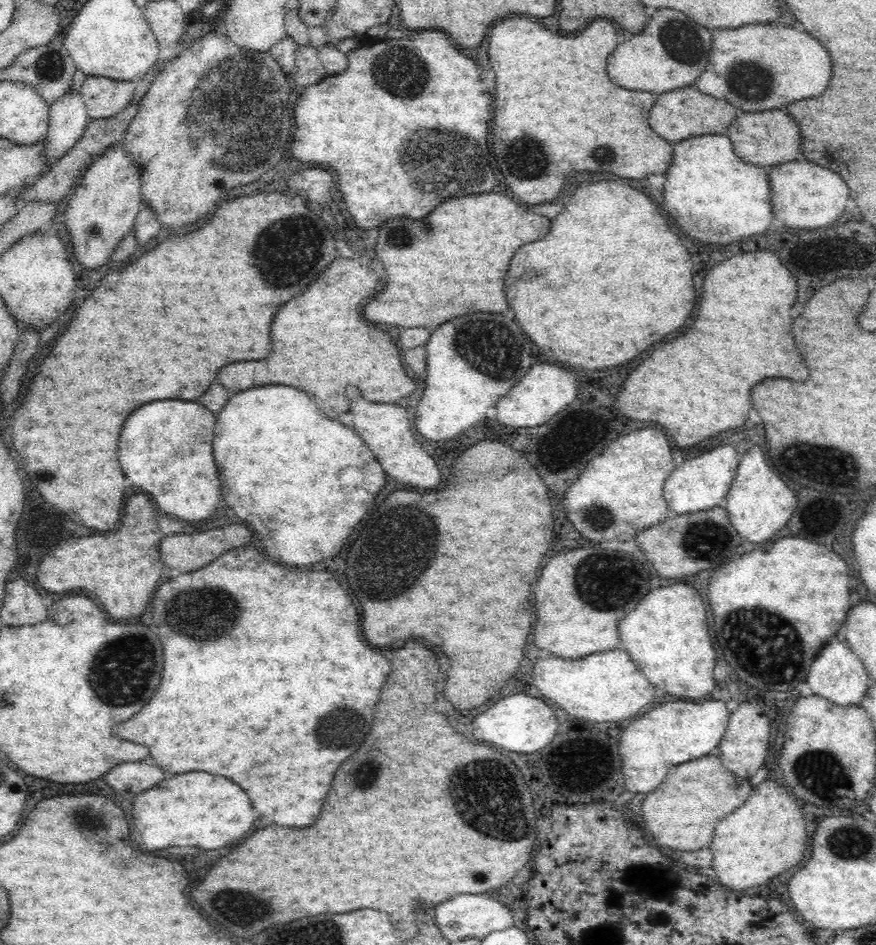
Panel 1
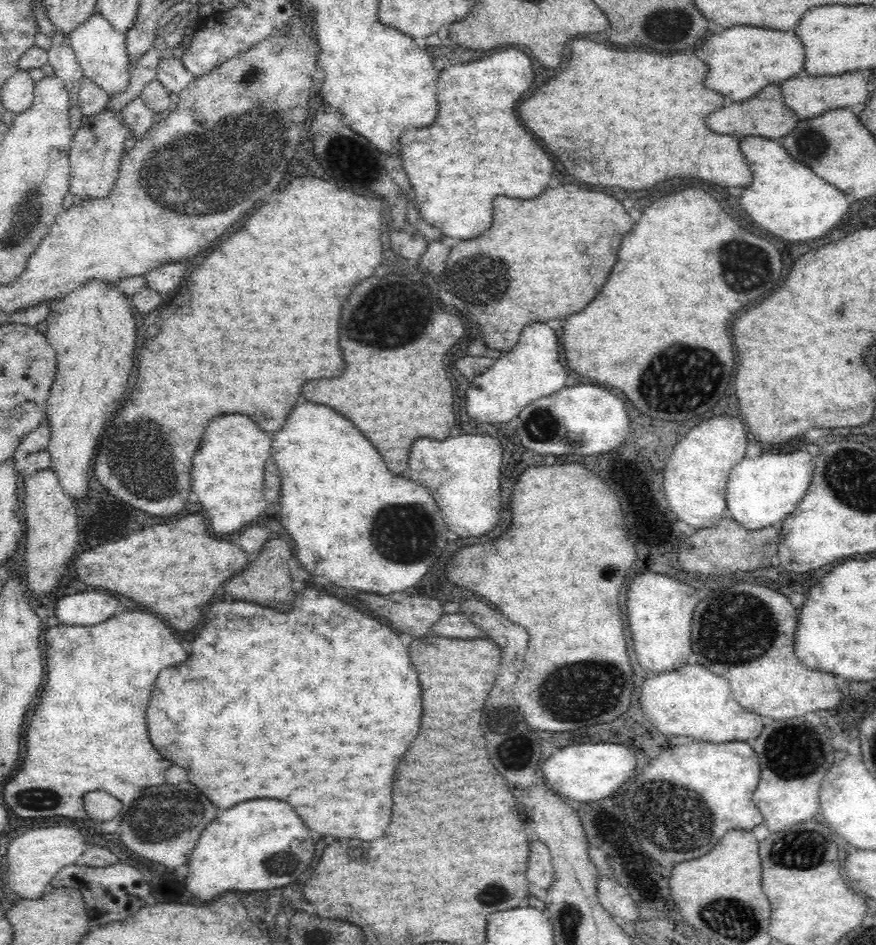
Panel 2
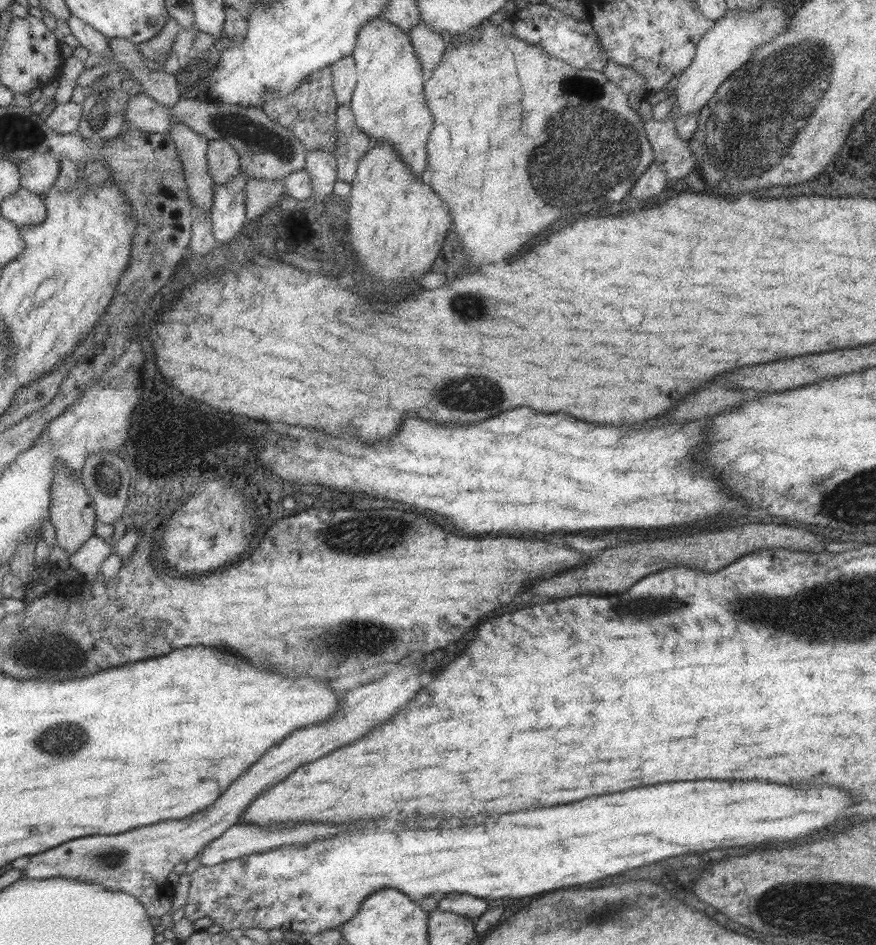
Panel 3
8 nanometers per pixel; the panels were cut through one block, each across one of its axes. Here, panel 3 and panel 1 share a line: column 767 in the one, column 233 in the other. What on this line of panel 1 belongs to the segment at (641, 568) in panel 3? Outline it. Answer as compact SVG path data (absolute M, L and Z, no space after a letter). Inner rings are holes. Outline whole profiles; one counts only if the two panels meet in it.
M226 524L220 528L212 528L206 532L198 532L198 534L176 534L176 536L166 536L160 540L160 554L166 566L176 568L180 572L190 572L190 570L198 570L202 566L206 566L208 562L212 562L214 558L218 558L220 554L228 552L230 548L236 548L244 542L248 542L252 538L250 530L246 526L240 524Z

